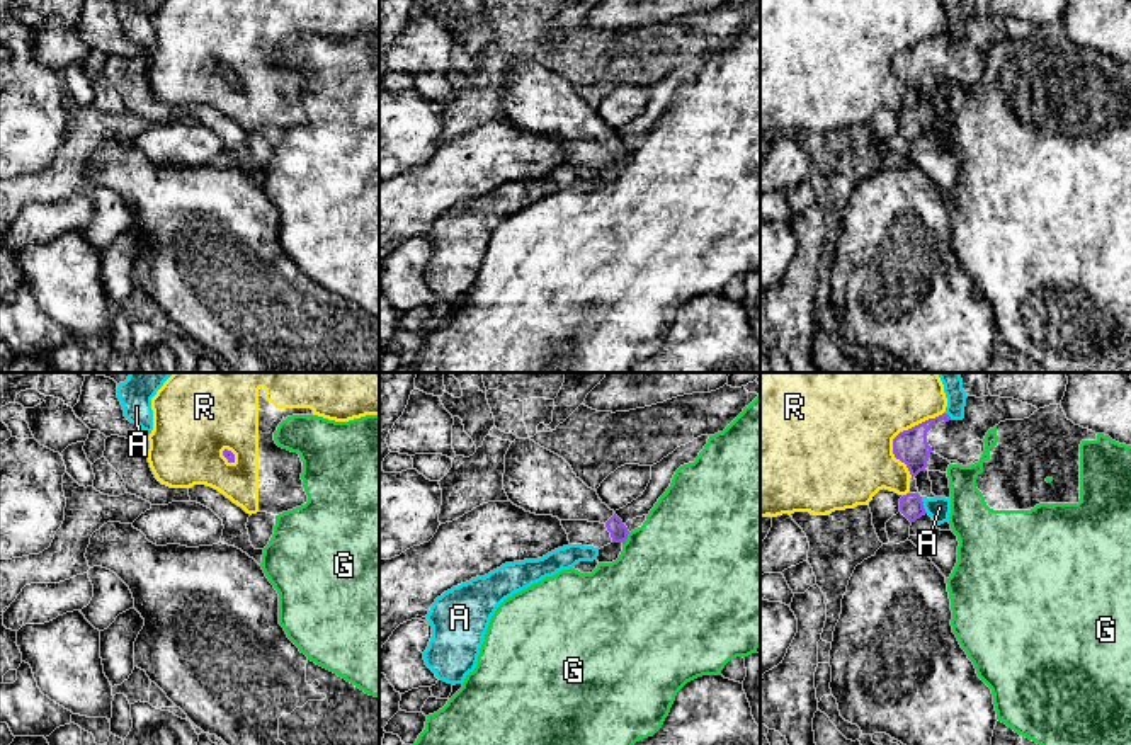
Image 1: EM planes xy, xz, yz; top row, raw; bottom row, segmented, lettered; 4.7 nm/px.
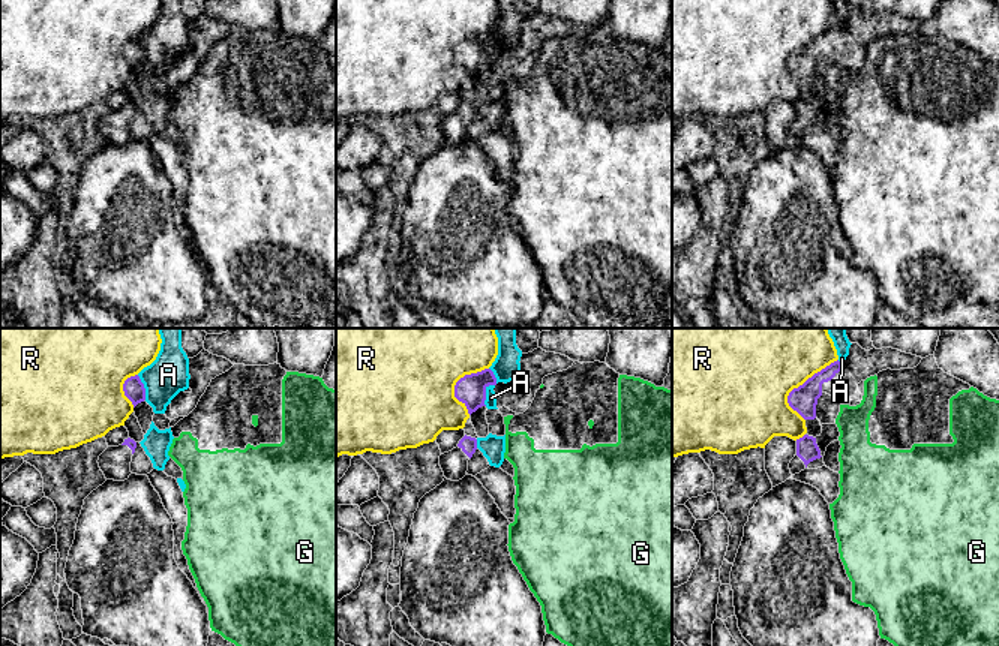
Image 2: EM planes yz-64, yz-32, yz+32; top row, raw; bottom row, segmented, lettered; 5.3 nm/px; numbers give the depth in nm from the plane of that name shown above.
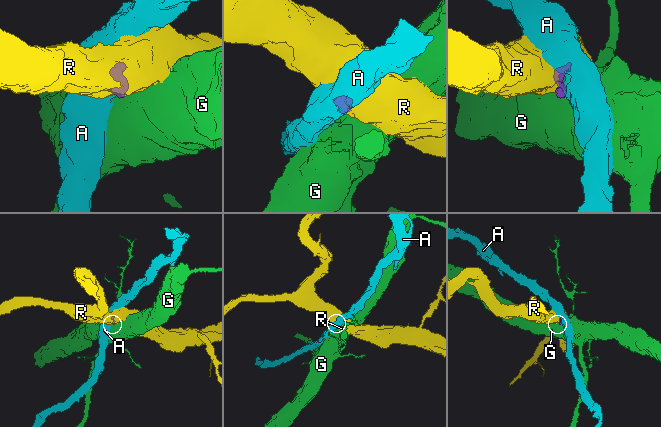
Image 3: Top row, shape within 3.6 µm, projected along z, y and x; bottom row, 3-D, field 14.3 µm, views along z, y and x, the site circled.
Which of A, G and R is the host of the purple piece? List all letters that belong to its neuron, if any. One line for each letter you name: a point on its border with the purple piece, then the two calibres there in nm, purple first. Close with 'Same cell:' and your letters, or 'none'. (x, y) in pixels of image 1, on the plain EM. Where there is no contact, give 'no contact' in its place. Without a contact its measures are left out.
Same cell: none

